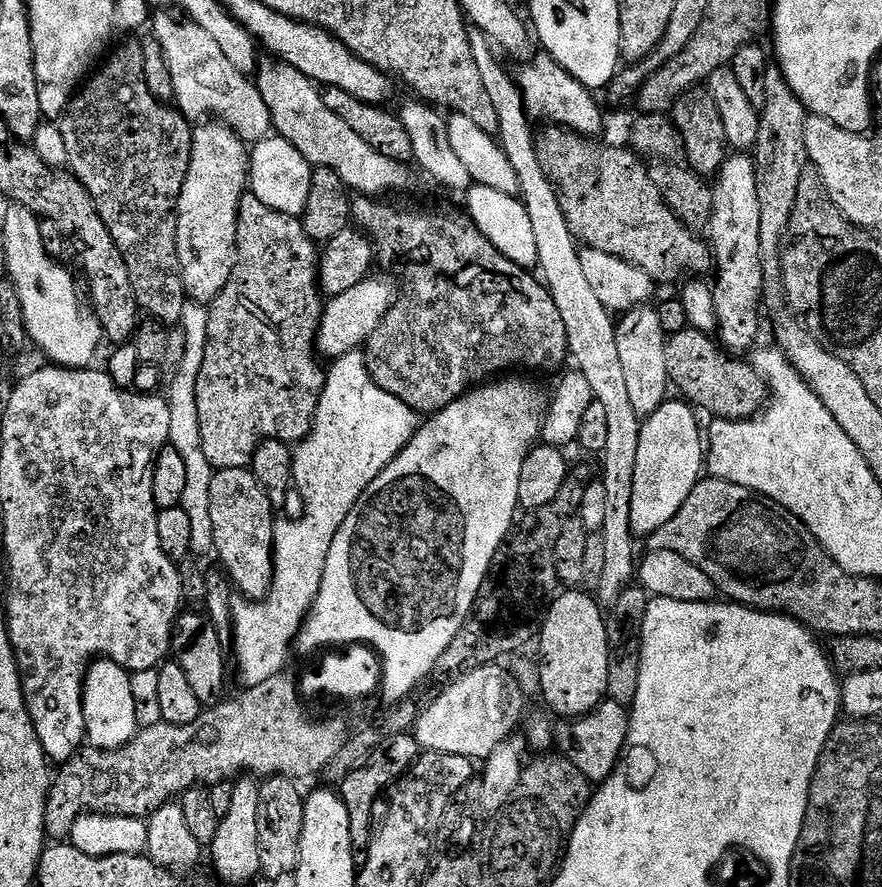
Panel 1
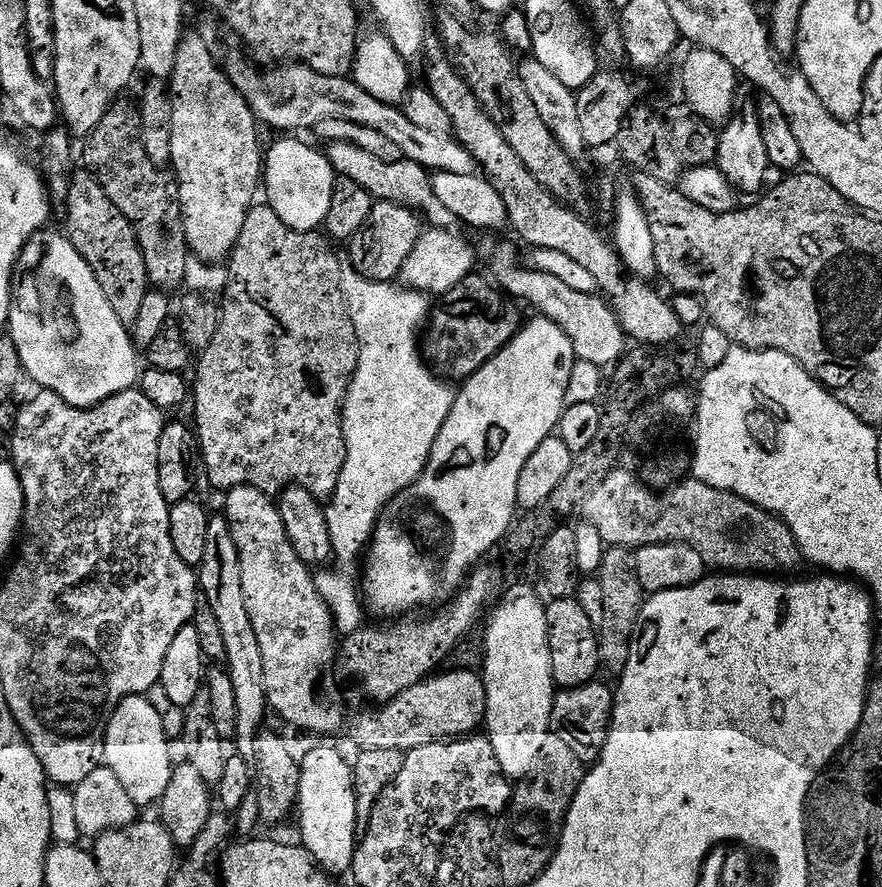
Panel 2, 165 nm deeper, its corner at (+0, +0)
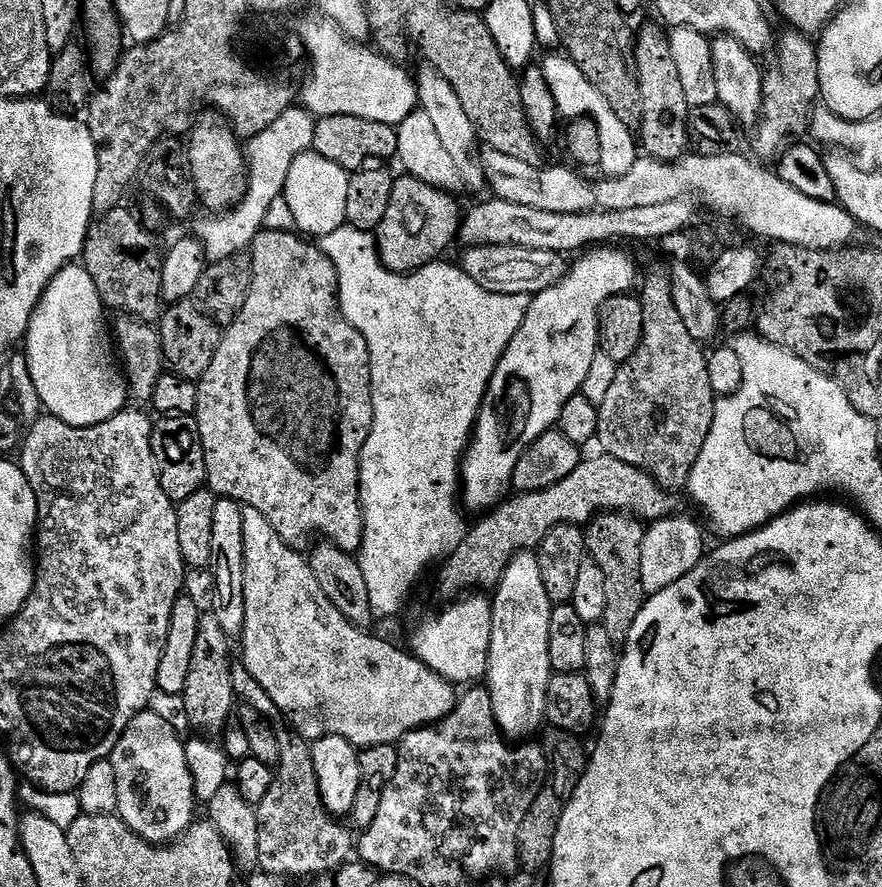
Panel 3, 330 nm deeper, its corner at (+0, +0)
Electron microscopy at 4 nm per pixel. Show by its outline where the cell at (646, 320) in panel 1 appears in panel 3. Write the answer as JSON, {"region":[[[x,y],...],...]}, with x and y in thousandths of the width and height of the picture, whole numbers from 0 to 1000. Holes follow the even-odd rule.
{"region":[[[643,61],[619,64],[618,68],[615,68],[615,76],[636,132],[644,138],[669,133],[676,139],[678,165],[683,165],[683,183],[679,193],[689,201],[709,198],[713,195],[723,179],[723,158],[718,145],[712,144],[710,138],[705,138],[705,133],[701,133],[701,129],[696,129],[696,124],[692,124],[692,117],[687,115],[687,110],[683,110],[683,106],[678,106],[678,101],[664,88],[664,83],[660,83],[660,79]]]}

